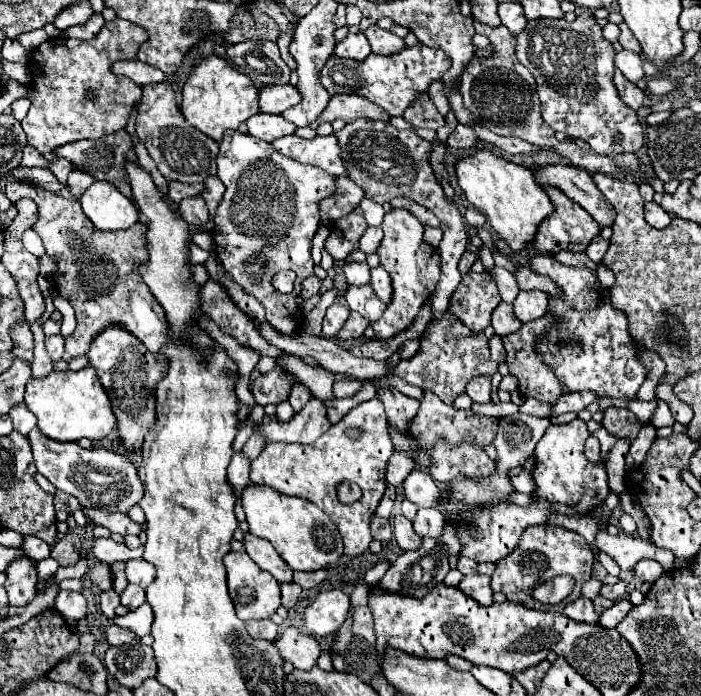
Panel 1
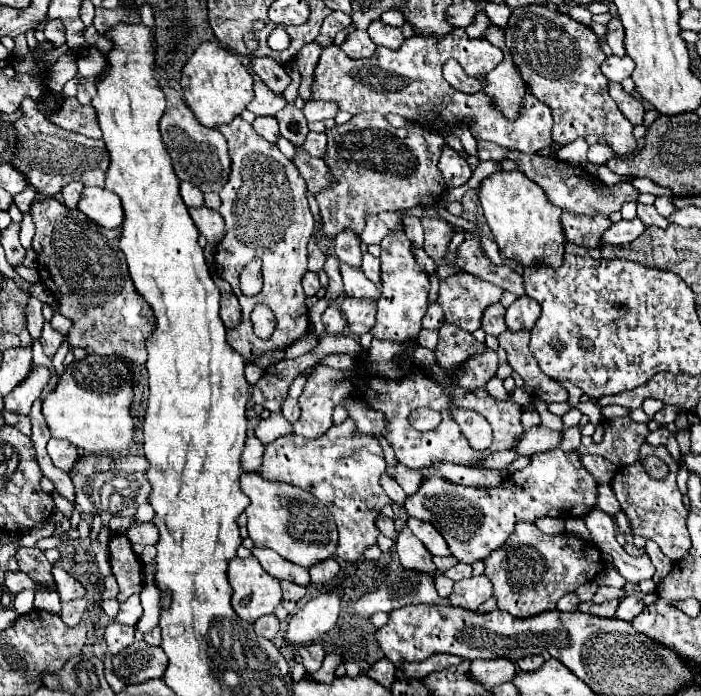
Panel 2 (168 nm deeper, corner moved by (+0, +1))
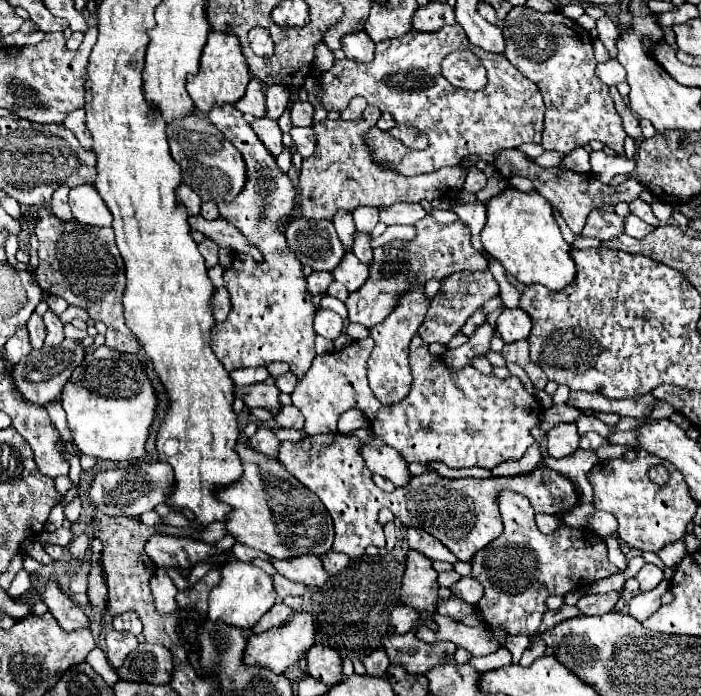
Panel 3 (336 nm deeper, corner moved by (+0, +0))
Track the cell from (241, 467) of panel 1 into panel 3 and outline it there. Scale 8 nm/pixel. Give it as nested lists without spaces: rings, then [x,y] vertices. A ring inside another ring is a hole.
[[[258,427],[256,435],[250,439],[250,447],[262,451],[264,455],[274,455],[276,457],[280,441],[278,441],[278,437],[268,427]]]

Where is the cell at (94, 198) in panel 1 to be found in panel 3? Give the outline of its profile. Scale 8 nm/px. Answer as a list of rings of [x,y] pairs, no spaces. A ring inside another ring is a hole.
[[[80,185],[70,191],[70,207],[76,221],[92,227],[110,227],[110,211],[106,211],[106,203],[98,199],[98,193],[92,185]]]

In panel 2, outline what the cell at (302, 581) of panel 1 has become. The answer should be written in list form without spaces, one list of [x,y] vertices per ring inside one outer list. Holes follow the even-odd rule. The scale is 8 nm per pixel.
[[[328,558],[324,562],[320,562],[318,566],[312,566],[308,572],[310,572],[310,582],[316,584],[316,582],[328,582],[332,580],[336,574],[338,574],[340,566],[334,558]]]

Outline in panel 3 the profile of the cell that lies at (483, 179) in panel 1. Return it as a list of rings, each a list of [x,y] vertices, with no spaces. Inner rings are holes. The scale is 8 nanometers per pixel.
[[[506,189],[488,201],[488,221],[482,231],[484,249],[502,263],[502,267],[520,283],[540,283],[550,291],[562,291],[576,279],[576,265],[570,257],[570,245],[562,239],[552,217],[552,205],[536,191],[522,193]]]

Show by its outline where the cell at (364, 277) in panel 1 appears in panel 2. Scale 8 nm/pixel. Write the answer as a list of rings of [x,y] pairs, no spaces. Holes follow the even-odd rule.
[[[342,232],[334,238],[334,252],[336,258],[352,268],[362,266],[362,252],[360,252],[360,238],[354,232]]]

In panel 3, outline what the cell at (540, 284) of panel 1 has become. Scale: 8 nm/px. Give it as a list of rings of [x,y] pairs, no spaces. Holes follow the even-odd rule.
[[[432,217],[420,219],[416,225],[416,237],[412,241],[394,239],[392,243],[374,249],[374,259],[370,261],[370,277],[366,283],[348,295],[346,307],[350,321],[364,327],[374,327],[382,323],[406,295],[408,285],[424,285],[430,279],[444,279],[454,271],[484,271],[486,259],[470,243],[470,227],[464,223],[440,225]]]

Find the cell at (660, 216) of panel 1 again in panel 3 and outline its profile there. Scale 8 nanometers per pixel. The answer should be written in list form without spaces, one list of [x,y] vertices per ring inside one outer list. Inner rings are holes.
[[[636,199],[636,201],[632,201],[632,203],[630,203],[630,213],[632,213],[632,215],[636,215],[636,217],[640,217],[642,221],[646,221],[646,223],[654,225],[654,227],[658,227],[658,225],[660,225],[660,221],[654,217],[654,213],[652,213],[650,205],[648,205],[648,203],[644,203],[642,199]]]

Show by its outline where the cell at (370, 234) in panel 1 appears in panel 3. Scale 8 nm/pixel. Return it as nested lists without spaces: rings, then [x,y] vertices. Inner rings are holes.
[[[358,207],[352,211],[354,225],[358,231],[372,231],[378,223],[378,209],[376,207]]]

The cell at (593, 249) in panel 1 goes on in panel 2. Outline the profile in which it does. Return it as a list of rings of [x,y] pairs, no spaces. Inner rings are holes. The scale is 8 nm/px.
[[[638,218],[632,220],[632,222],[620,220],[618,224],[610,226],[610,228],[602,234],[602,244],[600,244],[600,248],[604,248],[604,246],[622,246],[622,244],[634,242],[634,238],[638,238],[644,228],[646,228],[646,226],[644,226]]]

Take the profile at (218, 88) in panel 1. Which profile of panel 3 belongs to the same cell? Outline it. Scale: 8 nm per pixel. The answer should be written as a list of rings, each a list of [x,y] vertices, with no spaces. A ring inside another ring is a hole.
[[[210,31],[208,43],[202,51],[200,59],[200,71],[198,75],[188,75],[186,79],[186,91],[194,105],[202,111],[208,113],[214,103],[236,103],[238,97],[244,95],[246,87],[250,81],[248,73],[248,63],[246,57],[242,55],[242,45],[232,33],[222,33],[222,31]]]

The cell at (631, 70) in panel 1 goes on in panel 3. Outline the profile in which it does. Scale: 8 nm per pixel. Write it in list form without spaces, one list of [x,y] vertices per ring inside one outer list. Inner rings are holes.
[[[610,59],[610,61],[606,61],[606,63],[598,63],[596,75],[598,75],[608,87],[612,87],[612,85],[618,85],[620,81],[624,81],[626,71],[624,71],[624,67],[622,67],[616,59]]]

